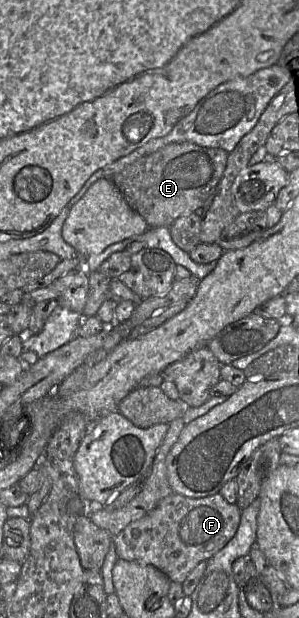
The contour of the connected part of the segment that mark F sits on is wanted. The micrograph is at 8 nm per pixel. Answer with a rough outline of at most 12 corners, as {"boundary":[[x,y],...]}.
{"boundary":[[172,493],[113,537],[182,583],[234,537],[219,493]]}

